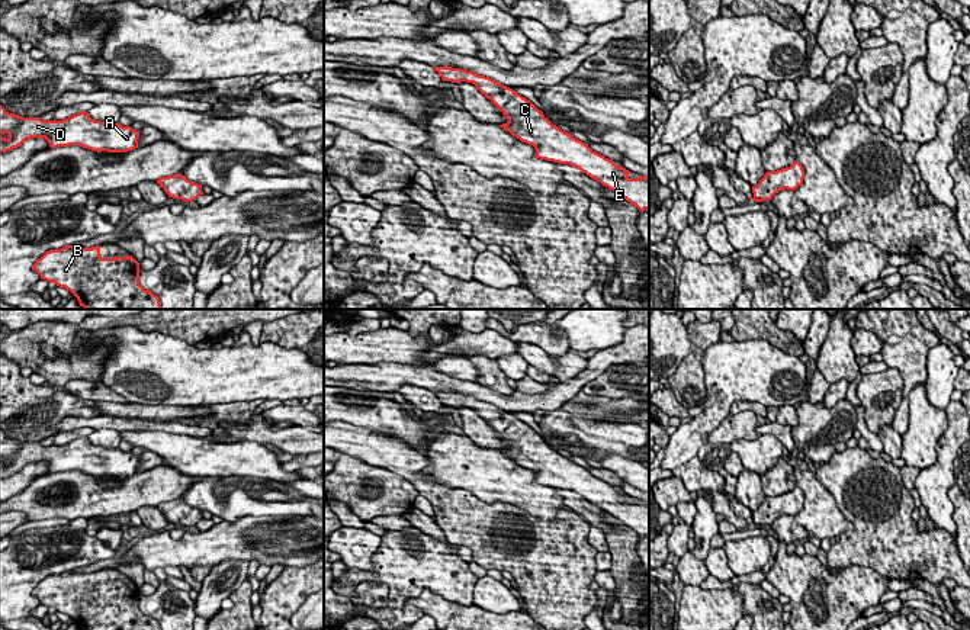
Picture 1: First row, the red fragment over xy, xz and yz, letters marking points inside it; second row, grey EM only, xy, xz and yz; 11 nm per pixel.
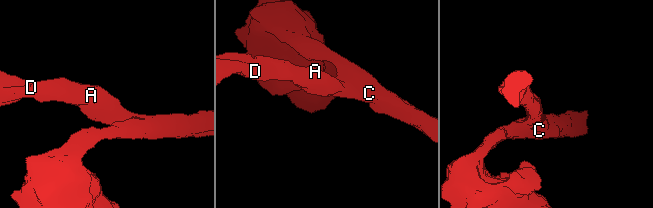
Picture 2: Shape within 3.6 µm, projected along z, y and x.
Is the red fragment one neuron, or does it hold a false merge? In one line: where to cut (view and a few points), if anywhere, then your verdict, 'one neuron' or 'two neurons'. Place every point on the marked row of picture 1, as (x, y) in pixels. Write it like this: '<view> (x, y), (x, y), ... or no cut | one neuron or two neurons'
no cut | one neuron

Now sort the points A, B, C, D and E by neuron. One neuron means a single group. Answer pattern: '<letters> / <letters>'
A B C D E

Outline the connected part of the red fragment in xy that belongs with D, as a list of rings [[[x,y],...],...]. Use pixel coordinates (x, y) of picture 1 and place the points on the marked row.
[[[0,105],[0,152],[12,151],[30,138],[45,138],[51,148],[80,145],[97,152],[128,152],[138,148],[139,131],[119,122],[94,120],[89,112],[62,120],[42,120],[9,113]]]

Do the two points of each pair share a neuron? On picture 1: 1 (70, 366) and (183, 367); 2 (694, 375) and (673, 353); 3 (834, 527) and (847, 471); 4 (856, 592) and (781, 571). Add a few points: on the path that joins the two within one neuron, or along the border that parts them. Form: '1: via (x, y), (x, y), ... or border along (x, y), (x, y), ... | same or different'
1: border along (109, 333), (115, 347), (102, 365), (99, 381) | different
2: border along (687, 327), (690, 338), (689, 354), (667, 378) | different
3: border along (818, 481), (853, 526), (838, 539) | different
4: via (837, 590), (822, 575), (800, 575) | same

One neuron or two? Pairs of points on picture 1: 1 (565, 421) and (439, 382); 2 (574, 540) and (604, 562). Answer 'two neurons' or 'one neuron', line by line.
1: two neurons
2: two neurons

